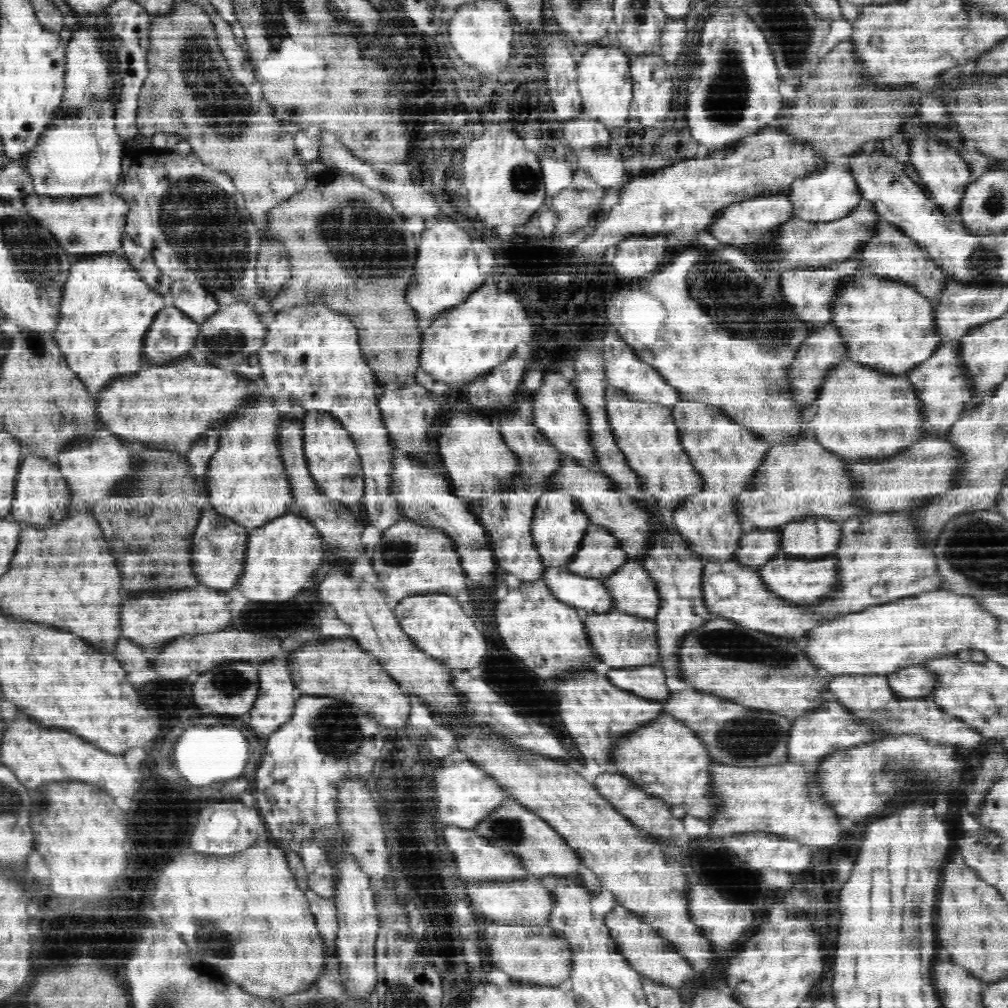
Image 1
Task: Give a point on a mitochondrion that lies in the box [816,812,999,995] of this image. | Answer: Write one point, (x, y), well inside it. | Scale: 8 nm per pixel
(917, 911)

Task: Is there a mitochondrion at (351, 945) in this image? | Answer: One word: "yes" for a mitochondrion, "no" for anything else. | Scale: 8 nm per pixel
no

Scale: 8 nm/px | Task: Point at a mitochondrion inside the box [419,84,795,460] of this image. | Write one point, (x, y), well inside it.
(714, 298)

